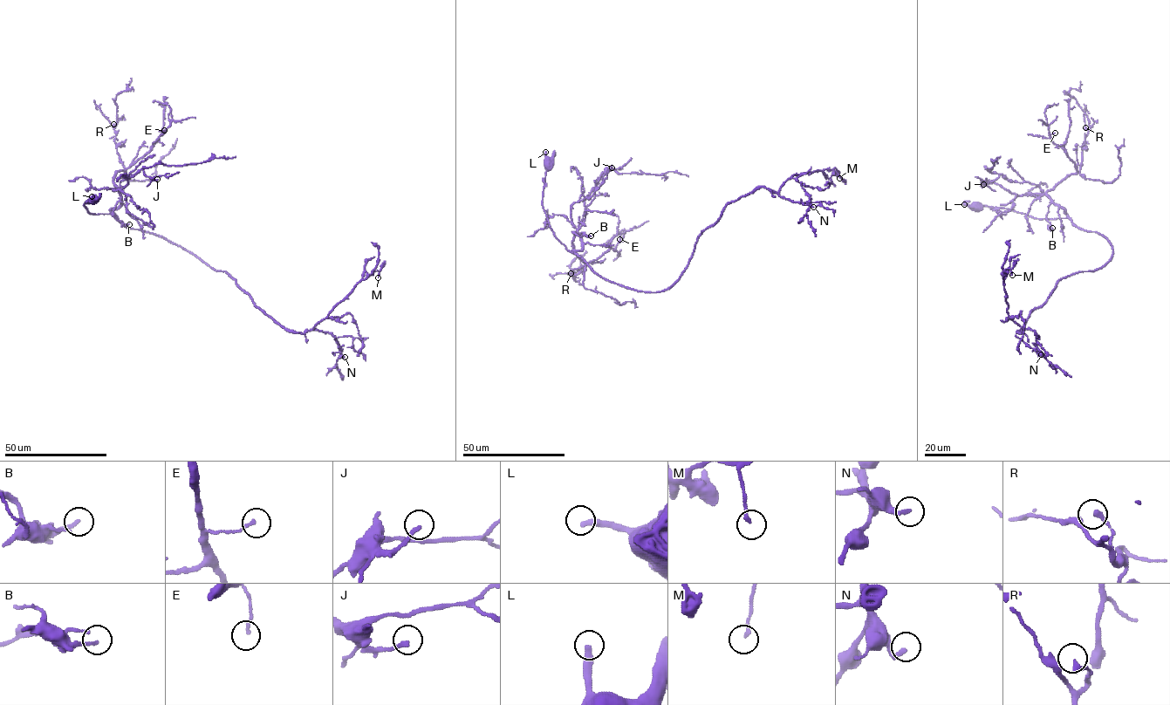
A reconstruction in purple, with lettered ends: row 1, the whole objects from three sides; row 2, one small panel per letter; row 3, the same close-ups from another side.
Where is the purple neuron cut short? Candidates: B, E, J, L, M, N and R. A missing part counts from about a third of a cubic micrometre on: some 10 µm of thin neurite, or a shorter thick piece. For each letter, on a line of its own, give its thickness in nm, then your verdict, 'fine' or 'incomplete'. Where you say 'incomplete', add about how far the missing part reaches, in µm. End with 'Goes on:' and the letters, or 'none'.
B: calibre 180 nm; fine
E: calibre 150 nm; fine
J: calibre 200 nm; fine
L: calibre 360 nm; fine
M: calibre 170 nm; fine
N: calibre 220 nm; incomplete; missing 35 µm
R: calibre 280 nm; fine
Goes on: N

